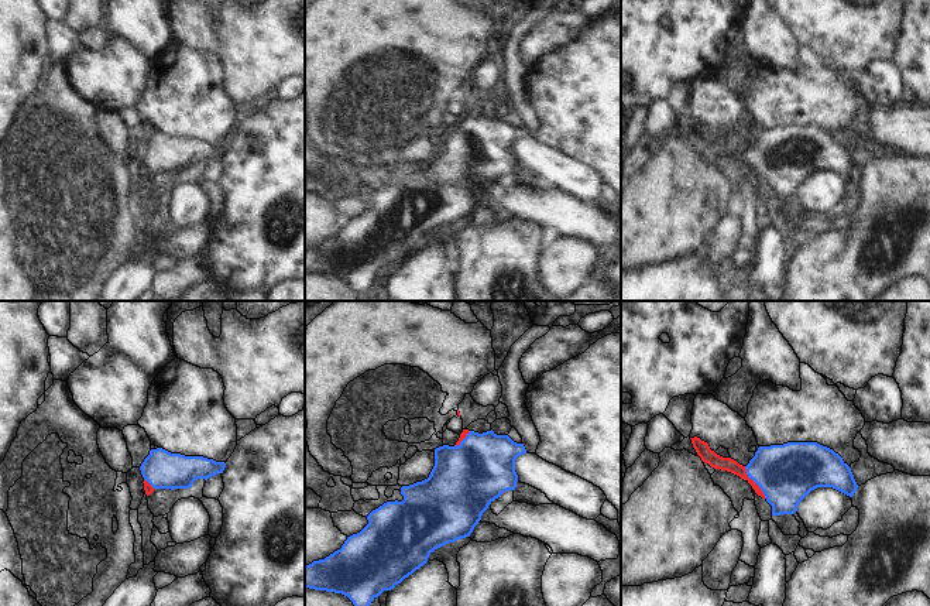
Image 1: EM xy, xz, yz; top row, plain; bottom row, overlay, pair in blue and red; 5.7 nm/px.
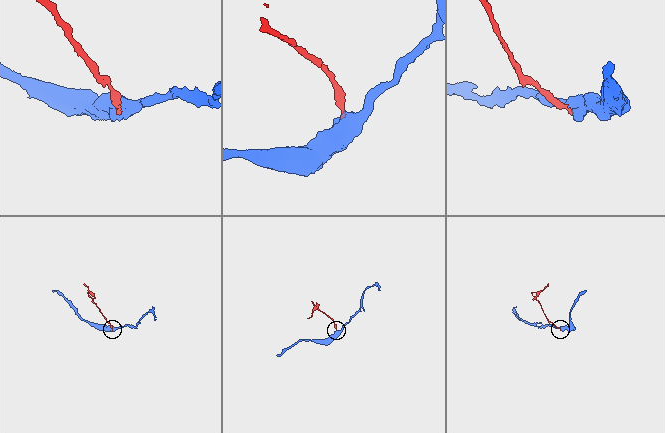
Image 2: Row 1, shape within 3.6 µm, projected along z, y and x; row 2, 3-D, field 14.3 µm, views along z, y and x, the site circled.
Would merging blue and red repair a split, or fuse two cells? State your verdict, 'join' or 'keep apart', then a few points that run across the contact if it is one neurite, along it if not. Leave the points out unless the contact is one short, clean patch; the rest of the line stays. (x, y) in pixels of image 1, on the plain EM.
join; line yz (786, 157), (761, 157), (754, 164), (734, 150), (716, 144)

